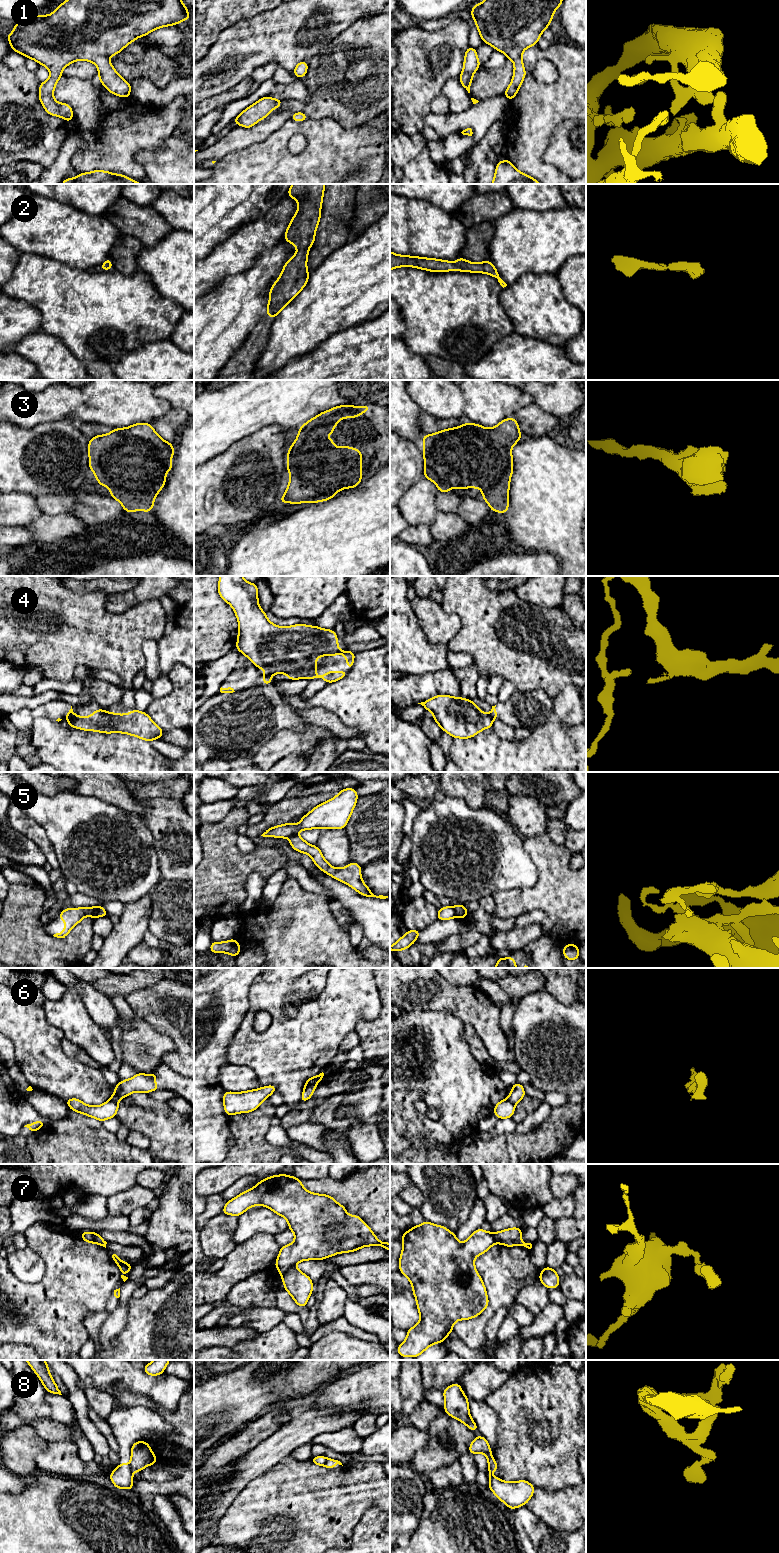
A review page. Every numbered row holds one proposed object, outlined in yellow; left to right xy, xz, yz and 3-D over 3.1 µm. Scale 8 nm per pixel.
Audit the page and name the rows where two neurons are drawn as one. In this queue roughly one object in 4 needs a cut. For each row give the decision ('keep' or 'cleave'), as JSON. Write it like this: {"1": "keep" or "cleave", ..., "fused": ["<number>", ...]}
{"1": "keep", "2": "keep", "3": "keep", "4": "cleave", "5": "cleave", "6": "cleave", "7": "cleave", "8": "cleave", "fused": ["4", "5", "6", "7", "8"]}

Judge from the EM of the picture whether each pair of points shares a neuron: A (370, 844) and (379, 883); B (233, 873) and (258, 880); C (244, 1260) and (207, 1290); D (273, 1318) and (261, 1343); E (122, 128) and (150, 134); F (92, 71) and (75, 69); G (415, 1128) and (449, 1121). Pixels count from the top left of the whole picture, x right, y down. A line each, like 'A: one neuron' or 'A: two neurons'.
A: two neurons
B: two neurons
C: one neuron
D: two neurons
E: one neuron
F: one neuron
G: two neurons

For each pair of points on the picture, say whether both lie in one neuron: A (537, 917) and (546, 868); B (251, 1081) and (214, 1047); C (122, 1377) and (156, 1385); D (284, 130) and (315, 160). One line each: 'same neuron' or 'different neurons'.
A: different neurons
B: different neurons
C: same neuron
D: same neuron

